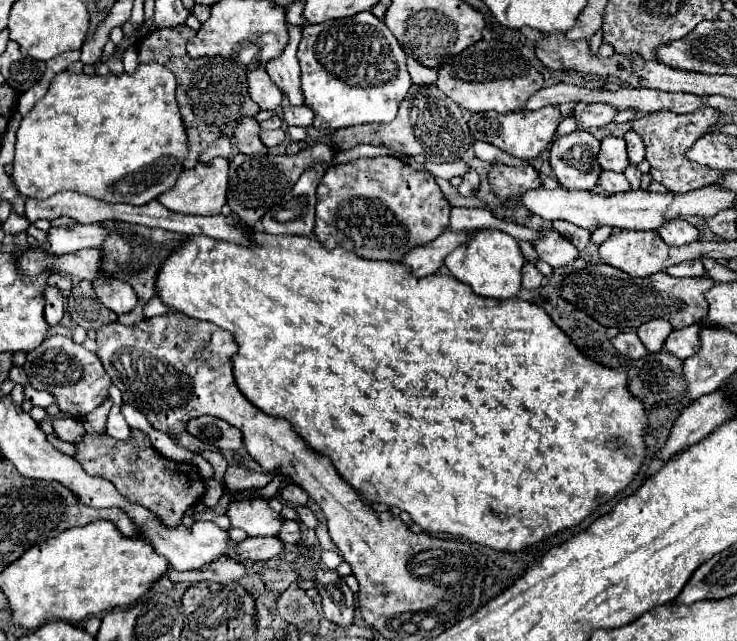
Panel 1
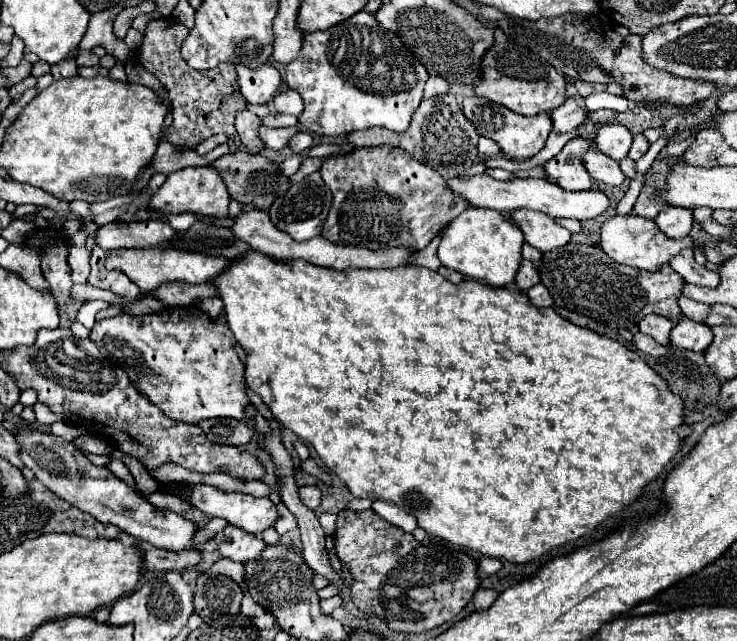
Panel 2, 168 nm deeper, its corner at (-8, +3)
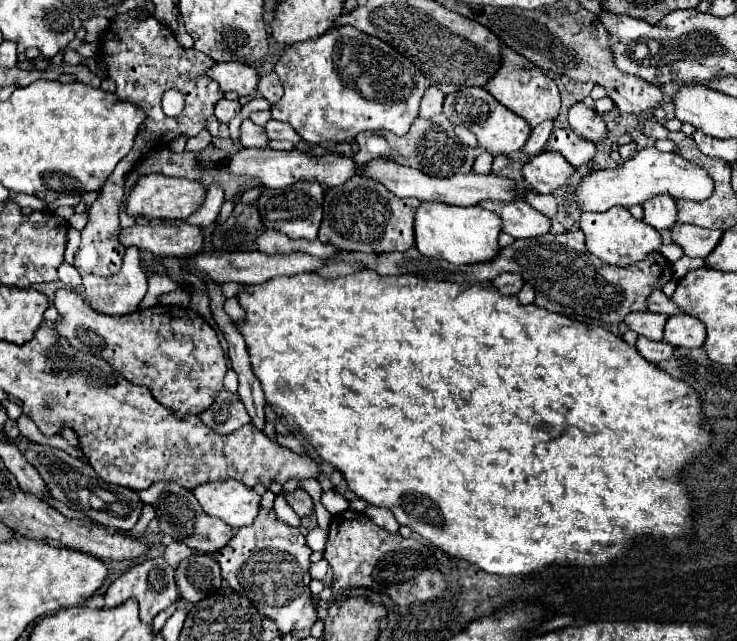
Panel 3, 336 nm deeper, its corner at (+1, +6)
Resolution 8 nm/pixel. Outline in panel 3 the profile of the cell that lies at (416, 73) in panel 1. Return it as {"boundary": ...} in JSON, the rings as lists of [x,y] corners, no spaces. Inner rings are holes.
{"boundary":[[[428,87],[426,95],[420,103],[420,115],[430,119],[430,117],[442,113],[442,101],[444,101],[444,95],[436,87]]]}

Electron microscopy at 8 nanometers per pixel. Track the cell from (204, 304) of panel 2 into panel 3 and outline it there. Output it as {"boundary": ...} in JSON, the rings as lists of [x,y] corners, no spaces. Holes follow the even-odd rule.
{"boundary":[[[234,297],[234,299],[228,299],[228,301],[224,303],[224,311],[226,311],[234,321],[238,321],[238,323],[244,321],[244,317],[246,317],[246,315],[244,315],[244,309],[240,307],[240,303],[238,303],[236,297]]]}

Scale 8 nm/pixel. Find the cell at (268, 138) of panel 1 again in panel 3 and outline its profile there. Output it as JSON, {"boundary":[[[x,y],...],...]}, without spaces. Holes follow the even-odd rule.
{"boundary":[[[244,119],[240,125],[240,143],[242,147],[268,147],[264,127],[254,125],[250,119]]]}

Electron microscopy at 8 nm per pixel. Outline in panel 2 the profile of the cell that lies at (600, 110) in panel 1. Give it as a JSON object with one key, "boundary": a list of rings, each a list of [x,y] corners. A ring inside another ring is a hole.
{"boundary":[[[571,98],[553,110],[553,114],[551,114],[553,130],[557,130],[557,132],[573,130],[575,126],[579,126],[585,120],[585,116],[587,116],[587,112],[581,106],[577,106],[575,100]]]}

